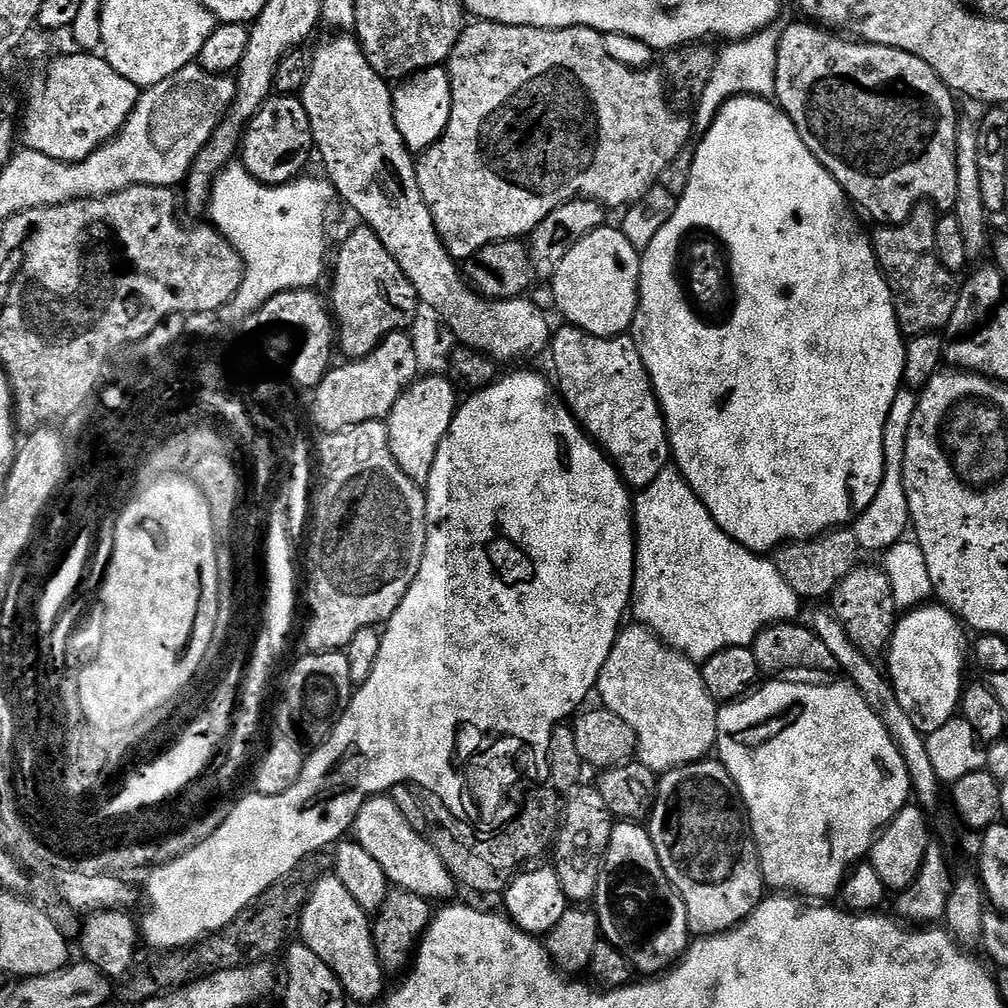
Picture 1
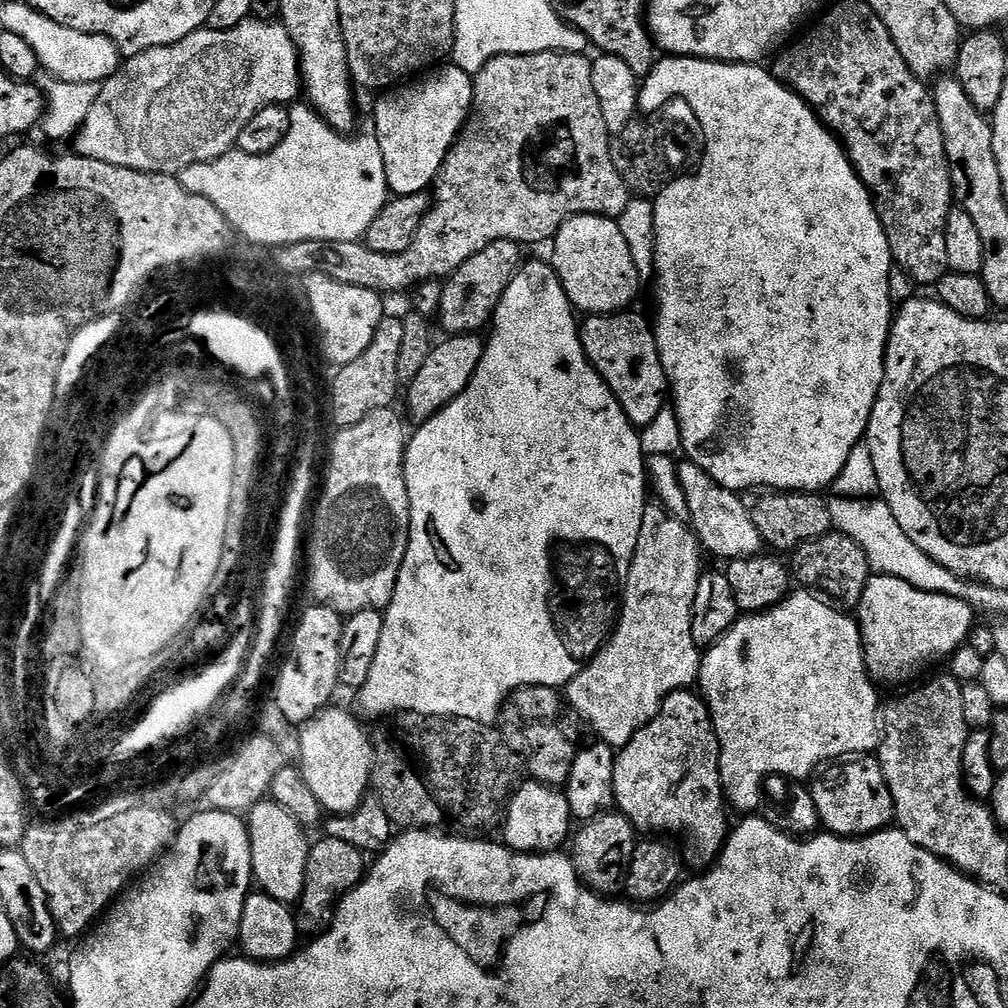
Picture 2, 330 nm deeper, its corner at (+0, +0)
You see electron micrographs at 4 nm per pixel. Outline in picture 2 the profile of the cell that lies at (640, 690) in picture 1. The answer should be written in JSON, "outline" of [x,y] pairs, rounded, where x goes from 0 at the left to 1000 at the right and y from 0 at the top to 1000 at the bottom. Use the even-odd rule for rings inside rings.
{"outline":[[[654,498],[644,499],[640,503],[637,530],[633,530],[633,542],[629,546],[625,569],[619,578],[615,613],[588,655],[583,656],[577,666],[562,680],[563,697],[576,709],[580,719],[584,723],[588,722],[595,729],[592,731],[609,744],[619,742],[634,722],[651,711],[657,696],[666,687],[686,684],[693,676],[696,647],[687,632],[687,606],[696,566],[694,552],[694,537],[676,513],[667,511]]]}

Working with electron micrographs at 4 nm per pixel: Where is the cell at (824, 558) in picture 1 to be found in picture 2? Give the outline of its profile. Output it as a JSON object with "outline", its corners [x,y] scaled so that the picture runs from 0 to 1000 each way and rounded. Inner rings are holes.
{"outline":[[[743,486],[734,492],[734,497],[736,502],[740,502],[740,510],[744,510],[752,530],[756,530],[759,541],[774,550],[785,549],[800,538],[826,527],[821,496],[808,488]]]}

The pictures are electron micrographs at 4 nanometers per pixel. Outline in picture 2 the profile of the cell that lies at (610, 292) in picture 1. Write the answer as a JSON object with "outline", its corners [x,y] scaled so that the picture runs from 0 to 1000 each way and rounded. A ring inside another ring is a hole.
{"outline":[[[566,214],[547,239],[546,262],[552,276],[558,280],[568,307],[579,312],[598,313],[628,305],[635,290],[637,276],[625,256],[625,244],[617,236],[617,228],[610,217],[601,214]]]}

